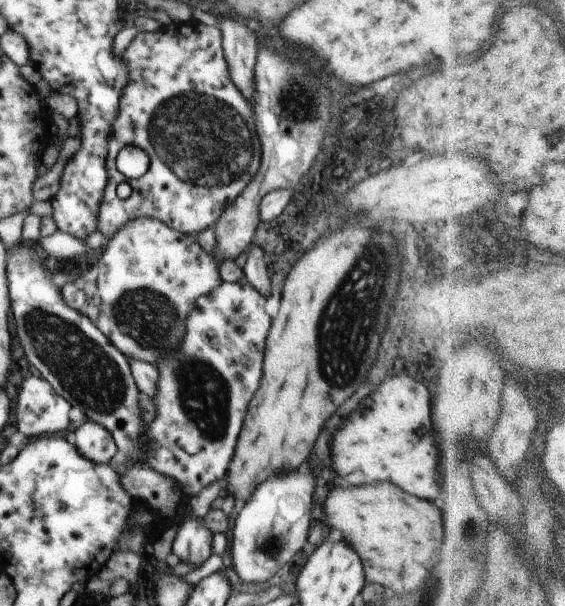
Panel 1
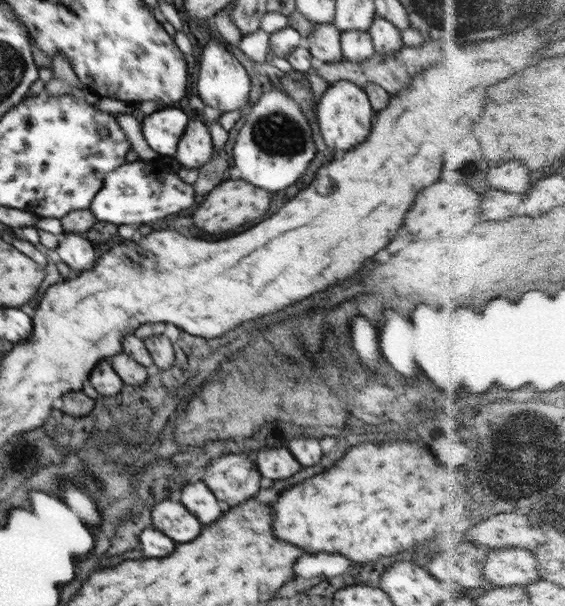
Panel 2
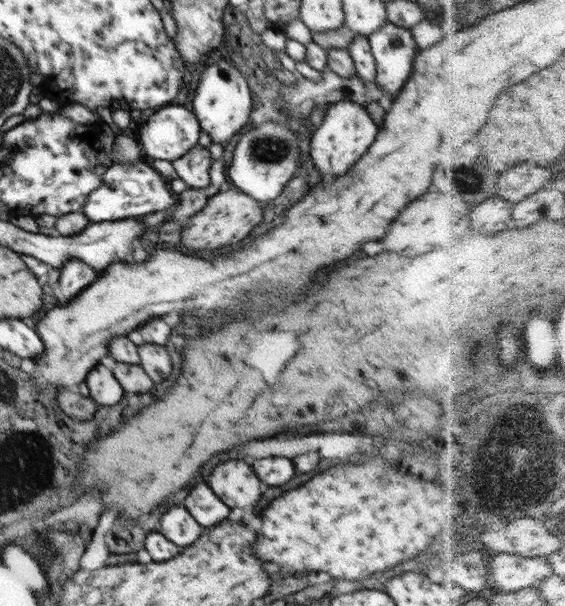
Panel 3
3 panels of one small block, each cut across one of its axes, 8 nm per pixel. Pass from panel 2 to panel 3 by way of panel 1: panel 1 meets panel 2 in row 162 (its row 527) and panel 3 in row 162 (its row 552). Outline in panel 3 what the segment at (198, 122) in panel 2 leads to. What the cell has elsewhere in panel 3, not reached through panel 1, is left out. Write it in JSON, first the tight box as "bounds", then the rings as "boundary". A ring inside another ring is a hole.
{"bounds":[172,144,213,188],"boundary":[[[197,144],[184,156],[172,161],[174,170],[189,188],[206,188],[210,185],[210,165],[213,163],[208,148]]]}

